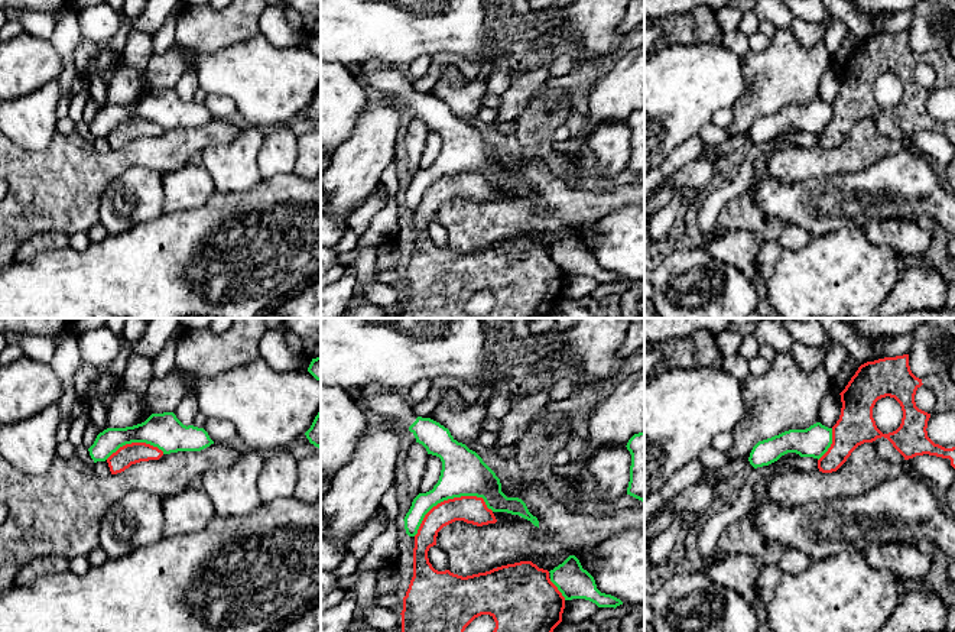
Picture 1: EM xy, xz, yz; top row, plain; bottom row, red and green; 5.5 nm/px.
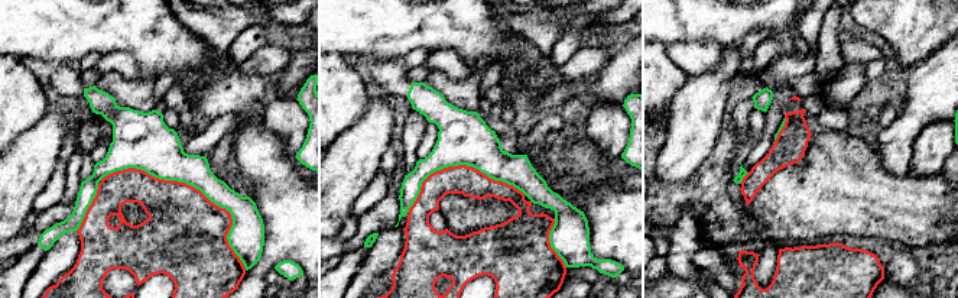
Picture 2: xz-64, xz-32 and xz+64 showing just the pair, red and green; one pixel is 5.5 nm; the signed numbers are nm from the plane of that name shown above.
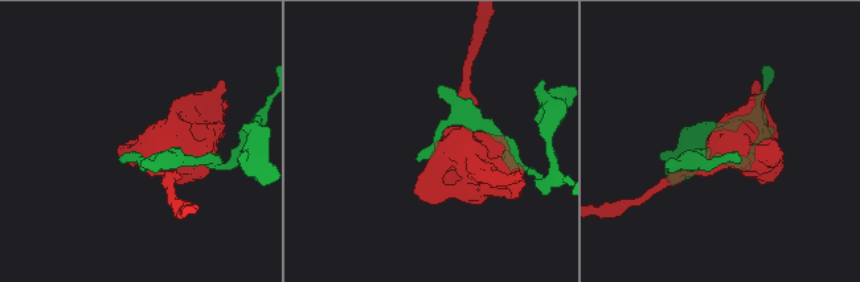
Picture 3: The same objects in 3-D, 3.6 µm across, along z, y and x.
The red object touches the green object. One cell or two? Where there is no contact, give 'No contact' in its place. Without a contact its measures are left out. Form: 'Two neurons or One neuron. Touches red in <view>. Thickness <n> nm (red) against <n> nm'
Two neurons. Touches red in xz. Thickness 160 nm (red) against 260 nm

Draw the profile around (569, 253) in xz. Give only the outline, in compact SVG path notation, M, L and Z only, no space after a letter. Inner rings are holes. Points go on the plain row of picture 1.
M569 231L562 240L550 249L550 257L558 263L565 276L585 275L598 283L617 283L623 278L611 270L601 269L597 265L594 253L582 244L575 231Z

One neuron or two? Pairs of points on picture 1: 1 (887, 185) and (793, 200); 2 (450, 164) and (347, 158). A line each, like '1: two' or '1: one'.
1: one
2: two

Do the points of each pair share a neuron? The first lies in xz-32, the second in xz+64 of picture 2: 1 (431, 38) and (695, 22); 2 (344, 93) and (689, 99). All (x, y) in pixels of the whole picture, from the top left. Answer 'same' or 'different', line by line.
1: same
2: different

